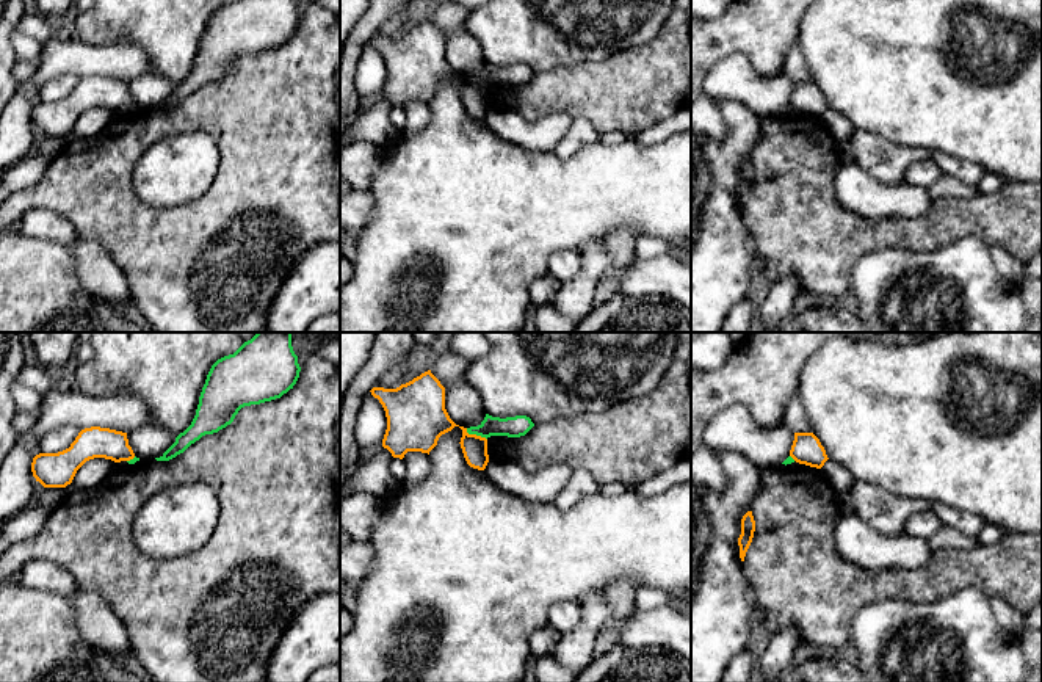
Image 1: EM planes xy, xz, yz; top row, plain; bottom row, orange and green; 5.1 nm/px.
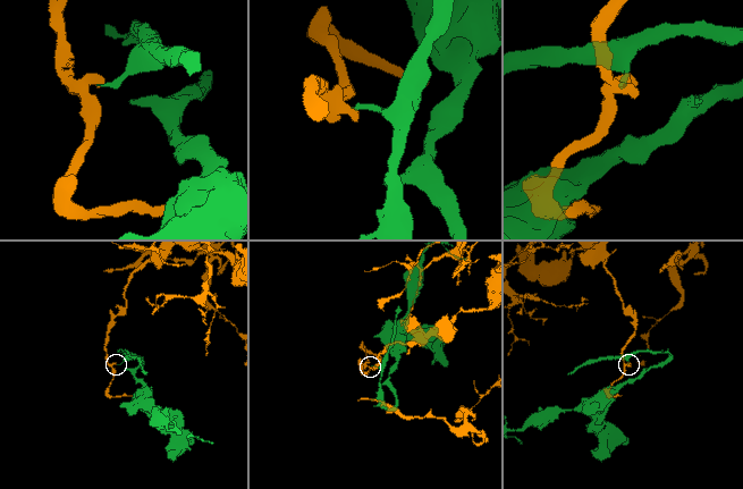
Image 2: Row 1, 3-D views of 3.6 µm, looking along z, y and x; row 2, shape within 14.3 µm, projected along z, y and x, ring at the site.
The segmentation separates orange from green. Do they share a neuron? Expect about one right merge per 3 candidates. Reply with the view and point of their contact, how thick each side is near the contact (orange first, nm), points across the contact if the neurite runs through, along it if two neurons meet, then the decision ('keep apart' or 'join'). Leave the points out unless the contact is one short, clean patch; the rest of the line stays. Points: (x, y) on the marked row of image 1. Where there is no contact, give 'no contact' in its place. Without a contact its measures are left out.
contact xz (475, 435); calibres 190 and 110 nm; border xz (466, 428), (469, 433), (486, 439); keep apart

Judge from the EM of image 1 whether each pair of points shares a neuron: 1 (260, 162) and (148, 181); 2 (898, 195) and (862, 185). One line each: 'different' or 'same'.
1: different
2: same

